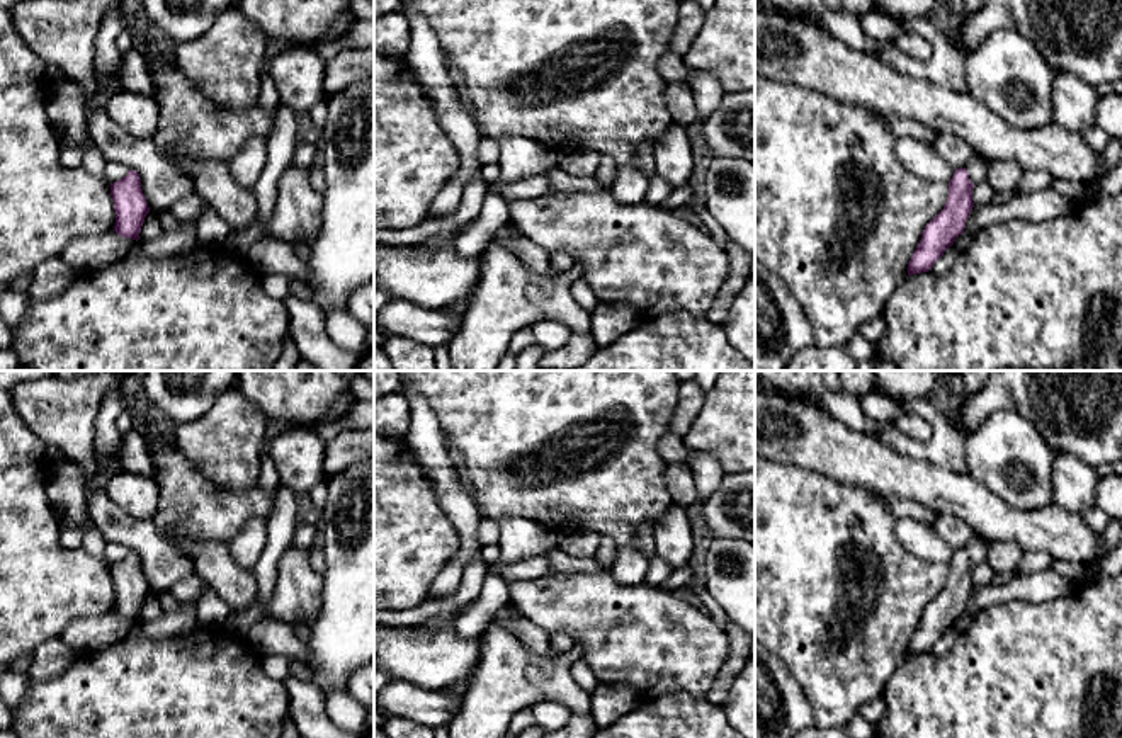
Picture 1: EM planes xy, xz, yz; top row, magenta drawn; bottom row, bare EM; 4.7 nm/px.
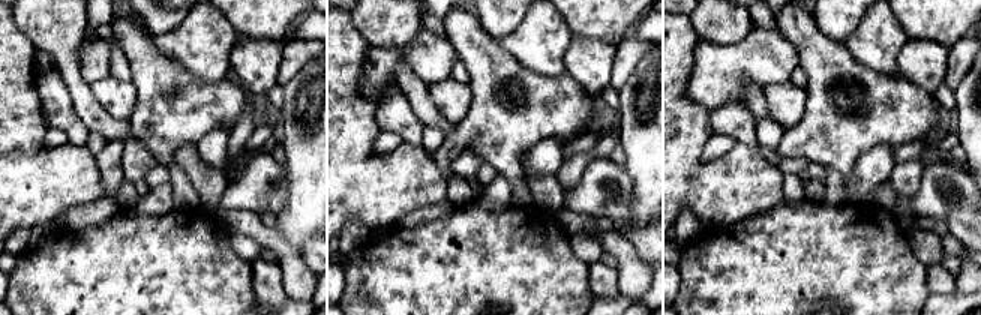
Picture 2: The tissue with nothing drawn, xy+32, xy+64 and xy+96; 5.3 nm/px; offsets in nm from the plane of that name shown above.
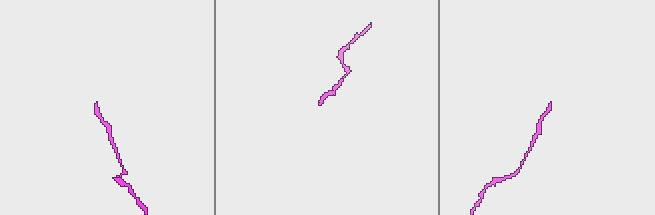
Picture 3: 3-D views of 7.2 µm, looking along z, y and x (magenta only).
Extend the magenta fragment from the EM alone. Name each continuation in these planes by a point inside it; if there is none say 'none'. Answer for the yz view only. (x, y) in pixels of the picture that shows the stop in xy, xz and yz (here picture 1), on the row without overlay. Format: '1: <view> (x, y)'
1: yz (978, 548)

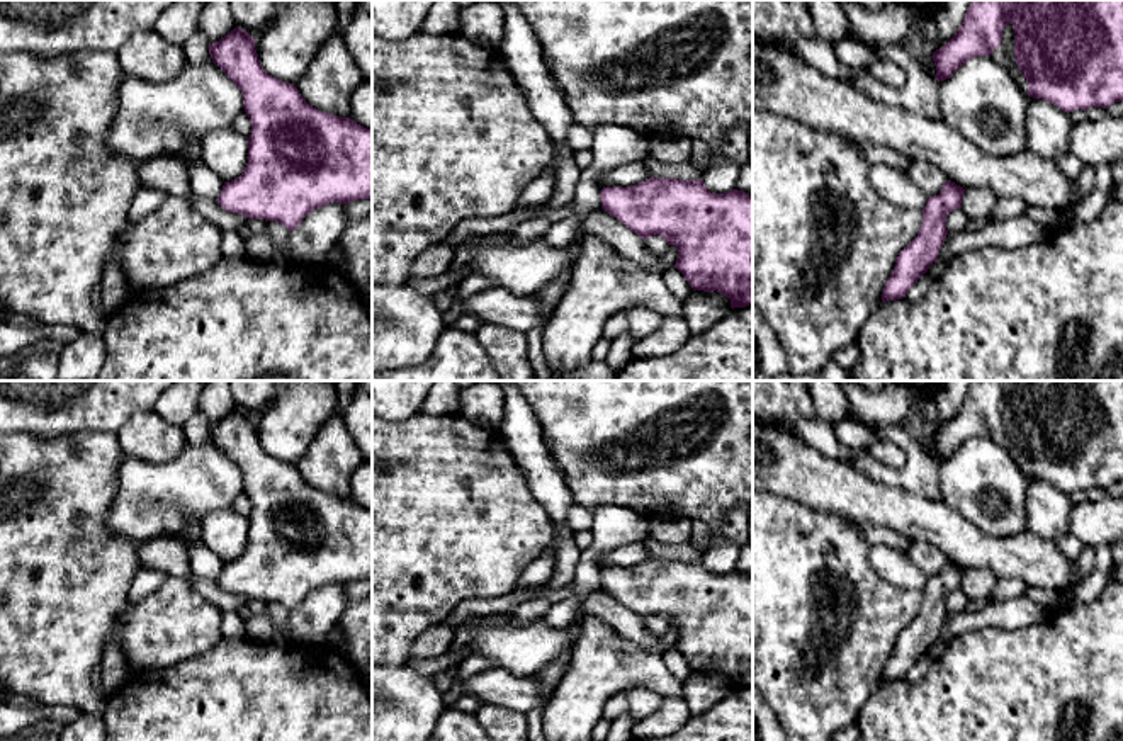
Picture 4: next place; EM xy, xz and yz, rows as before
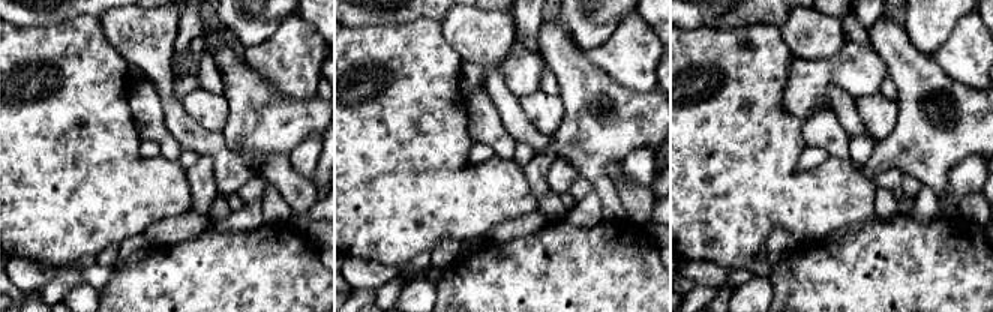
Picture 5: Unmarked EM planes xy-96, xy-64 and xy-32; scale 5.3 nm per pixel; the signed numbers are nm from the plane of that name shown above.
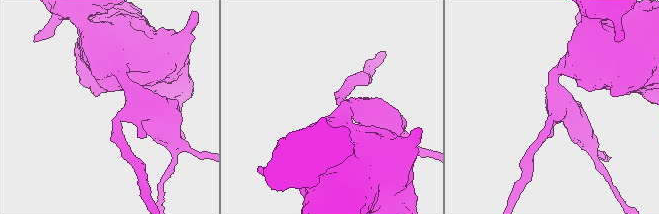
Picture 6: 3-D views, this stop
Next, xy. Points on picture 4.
none

